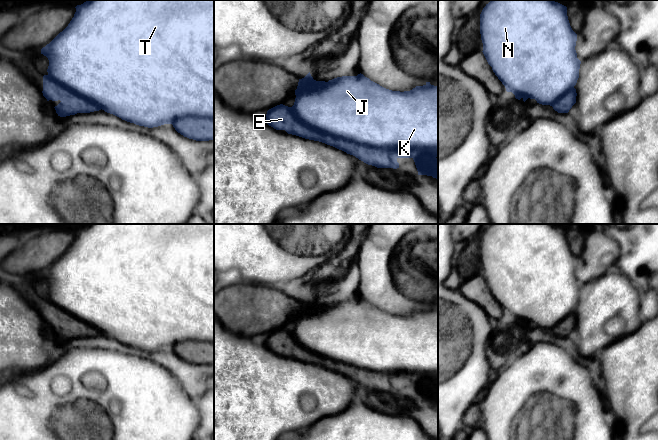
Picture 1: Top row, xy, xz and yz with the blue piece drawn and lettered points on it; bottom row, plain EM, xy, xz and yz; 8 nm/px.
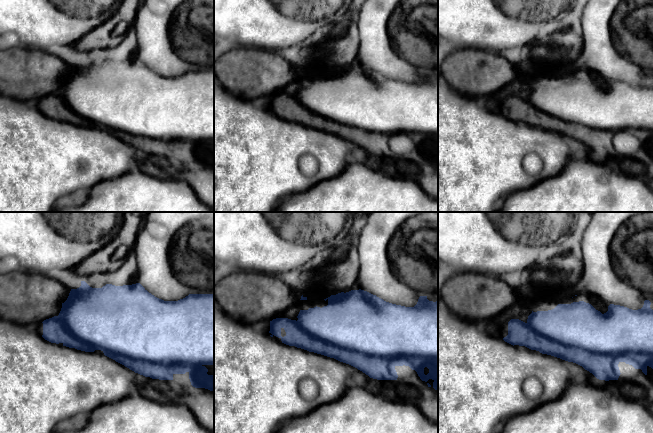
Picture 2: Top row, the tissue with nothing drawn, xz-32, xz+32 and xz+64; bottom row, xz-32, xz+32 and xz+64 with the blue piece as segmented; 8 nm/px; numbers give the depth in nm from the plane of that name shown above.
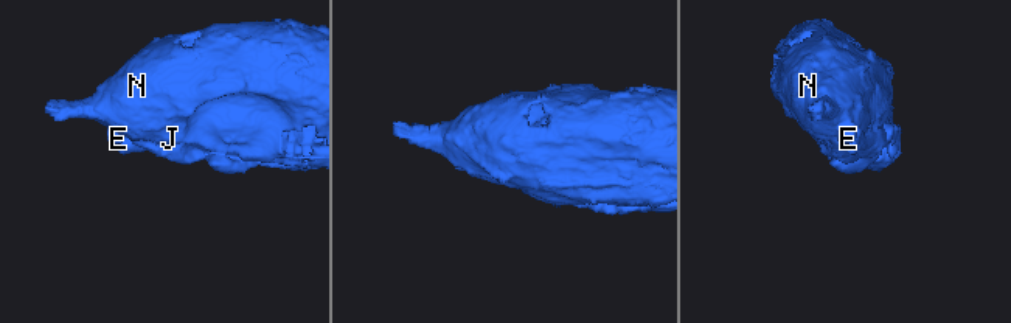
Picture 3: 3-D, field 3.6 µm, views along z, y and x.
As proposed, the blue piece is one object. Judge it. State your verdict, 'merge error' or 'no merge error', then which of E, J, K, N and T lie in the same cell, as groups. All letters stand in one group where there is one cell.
merge error | E / J K N T

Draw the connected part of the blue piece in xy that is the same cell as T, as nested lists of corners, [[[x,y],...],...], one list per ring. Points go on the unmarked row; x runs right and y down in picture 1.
[[[87,224],[77,229],[74,241],[68,250],[60,256],[49,268],[41,273],[41,278],[49,284],[48,299],[62,310],[65,310],[76,318],[94,326],[102,334],[113,338],[122,344],[148,352],[171,348],[175,343],[188,340],[214,343],[214,224]]]

